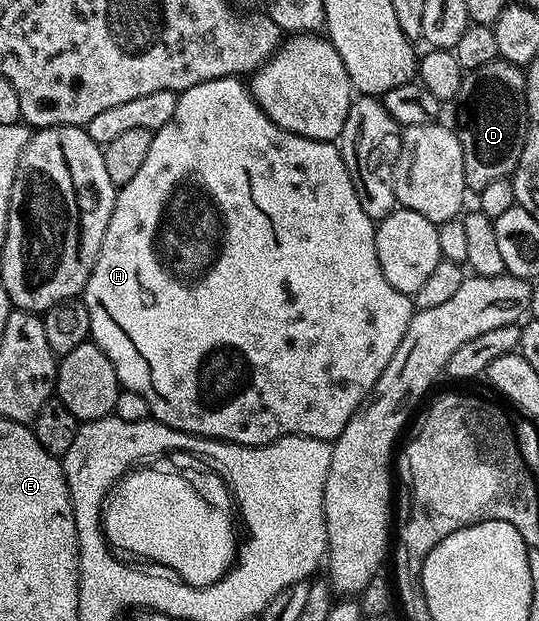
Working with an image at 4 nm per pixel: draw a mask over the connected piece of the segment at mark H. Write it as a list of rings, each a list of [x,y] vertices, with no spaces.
[[[240,76],[220,77],[204,81],[195,87],[187,87],[182,93],[177,94],[175,115],[171,115],[171,119],[167,119],[167,123],[163,123],[163,127],[154,132],[151,151],[147,151],[147,160],[143,162],[143,167],[139,167],[139,172],[133,176],[131,183],[118,188],[115,207],[111,211],[111,223],[107,223],[107,235],[103,235],[103,247],[99,247],[95,267],[87,279],[83,294],[87,315],[91,315],[89,336],[93,344],[99,347],[99,351],[103,351],[107,359],[111,359],[111,367],[115,367],[118,386],[121,389],[135,391],[135,395],[143,395],[143,399],[147,399],[147,407],[152,420],[162,421],[167,427],[191,433],[194,437],[232,441],[234,445],[269,445],[280,437],[314,437],[320,441],[332,443],[337,440],[337,436],[341,434],[353,412],[369,396],[379,375],[383,375],[387,363],[391,363],[391,355],[395,355],[399,343],[403,343],[403,335],[407,335],[407,327],[415,312],[412,296],[395,291],[395,287],[387,283],[387,275],[383,275],[383,267],[379,267],[379,255],[375,251],[376,234],[375,223],[359,204],[359,195],[355,195],[355,187],[351,183],[351,175],[341,158],[341,150],[334,142],[312,141],[294,133],[286,133],[275,123],[271,123],[269,116],[263,112],[253,94],[250,93],[248,84]]]

